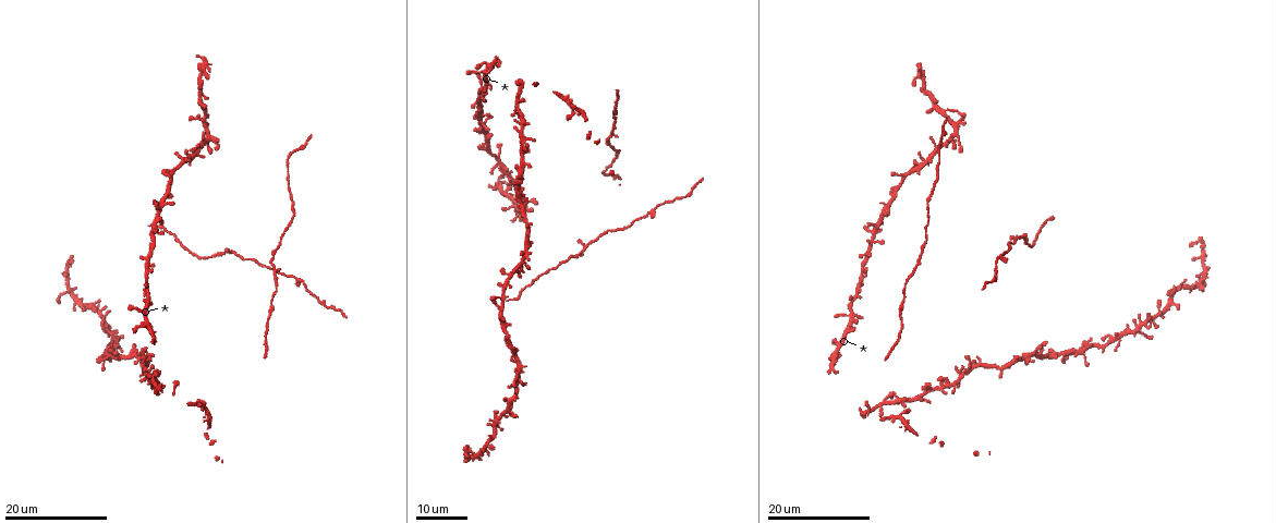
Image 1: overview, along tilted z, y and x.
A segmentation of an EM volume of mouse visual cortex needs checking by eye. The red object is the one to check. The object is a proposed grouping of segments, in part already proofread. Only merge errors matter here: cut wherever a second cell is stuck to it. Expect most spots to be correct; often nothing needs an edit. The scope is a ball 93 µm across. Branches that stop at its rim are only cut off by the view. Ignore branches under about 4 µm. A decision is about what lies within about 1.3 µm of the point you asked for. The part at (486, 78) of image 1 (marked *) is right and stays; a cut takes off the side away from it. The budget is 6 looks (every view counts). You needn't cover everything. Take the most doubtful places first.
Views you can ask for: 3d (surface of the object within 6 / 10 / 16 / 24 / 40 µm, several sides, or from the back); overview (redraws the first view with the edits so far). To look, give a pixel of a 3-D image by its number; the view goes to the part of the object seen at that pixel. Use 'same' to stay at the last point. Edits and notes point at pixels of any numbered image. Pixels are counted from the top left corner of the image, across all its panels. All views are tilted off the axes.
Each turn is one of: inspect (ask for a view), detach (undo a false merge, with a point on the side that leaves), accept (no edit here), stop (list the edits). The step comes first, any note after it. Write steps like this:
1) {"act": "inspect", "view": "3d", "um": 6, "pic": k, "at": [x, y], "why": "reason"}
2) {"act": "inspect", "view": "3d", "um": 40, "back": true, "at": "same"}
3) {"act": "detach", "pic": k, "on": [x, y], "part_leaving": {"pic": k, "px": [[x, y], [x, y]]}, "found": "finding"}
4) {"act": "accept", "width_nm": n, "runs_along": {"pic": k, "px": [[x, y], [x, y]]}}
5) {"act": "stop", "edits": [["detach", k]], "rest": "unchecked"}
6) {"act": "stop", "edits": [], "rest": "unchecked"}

{"act": "inspect", "view": "3d", "um": 24, "pic": 1, "at": [233, 252], "why": "three-way junction"}

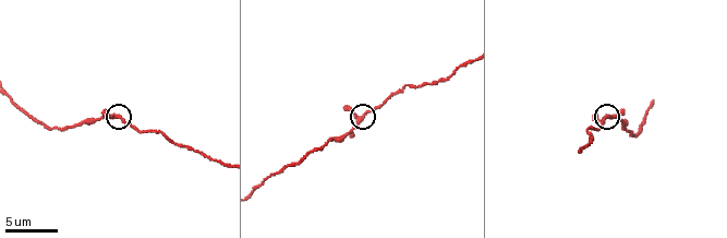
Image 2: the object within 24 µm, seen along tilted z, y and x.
{"act": "inspect", "view": "3d", "um": 10, "pic": 2, "at": [116, 114], "why": "zoom in"}

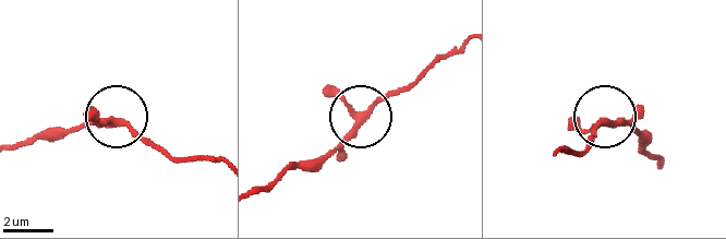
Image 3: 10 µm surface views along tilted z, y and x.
{"act": "accept", "arms": 3, "found": "all the same cell"}

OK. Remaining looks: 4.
{"act": "inspect", "view": "3d", "um": 16, "pic": 1, "at": [950, 384], "why": "four or more arms meet"}

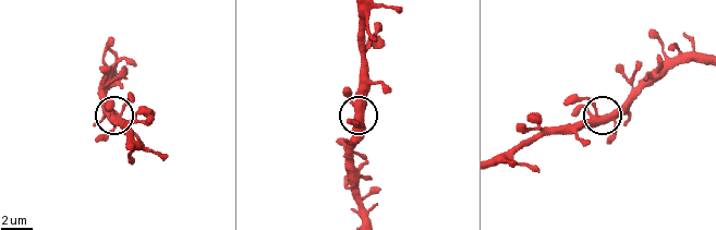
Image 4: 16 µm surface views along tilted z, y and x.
{"act": "inspect", "view": "3d", "um": 6, "pic": 4, "at": [597, 112]}

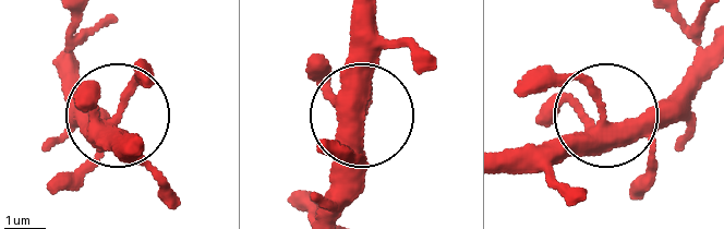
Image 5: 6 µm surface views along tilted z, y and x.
{"act": "accept", "found": "one cell here"}

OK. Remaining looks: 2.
{"act": "inspect", "view": "3d", "um": 16, "pic": 1, "at": [996, 258], "why": "sudden change in width"}

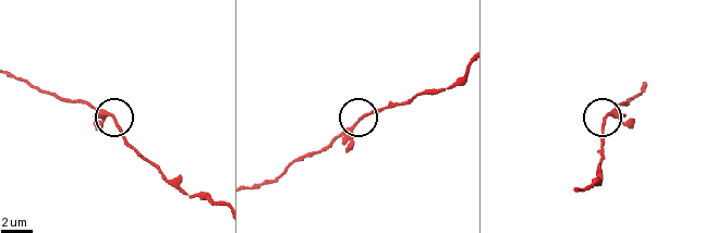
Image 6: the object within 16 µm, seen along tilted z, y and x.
{"act": "inspect", "view": "3d", "um": 6, "pic": 6, "at": [358, 123]}

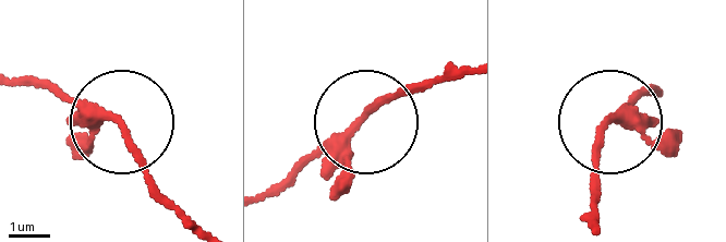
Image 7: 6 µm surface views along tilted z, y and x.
{"act": "accept", "found": "continuous, no second cell"}

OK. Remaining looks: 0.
{"act": "stop", "edits": [], "rest": "unchecked"}

